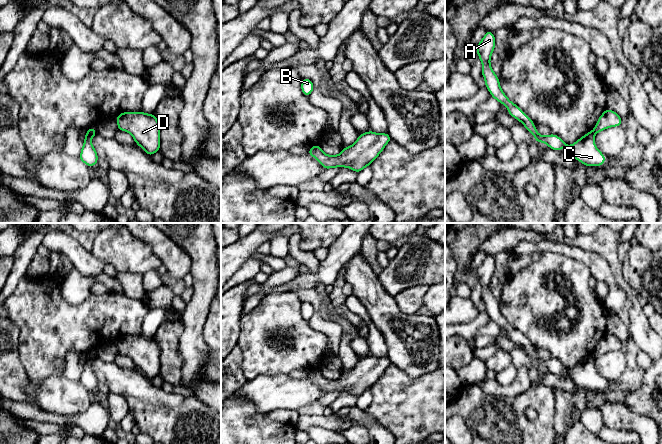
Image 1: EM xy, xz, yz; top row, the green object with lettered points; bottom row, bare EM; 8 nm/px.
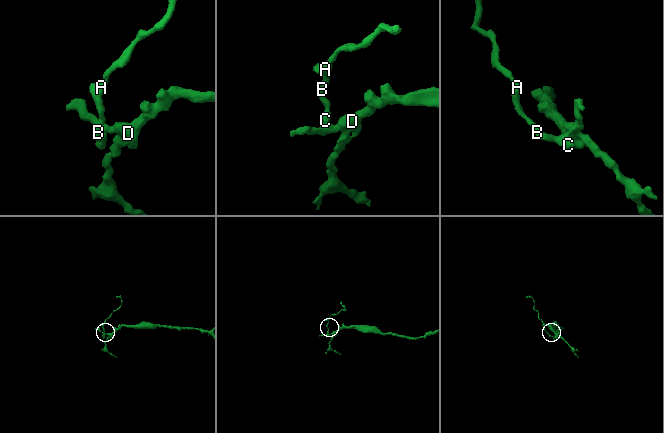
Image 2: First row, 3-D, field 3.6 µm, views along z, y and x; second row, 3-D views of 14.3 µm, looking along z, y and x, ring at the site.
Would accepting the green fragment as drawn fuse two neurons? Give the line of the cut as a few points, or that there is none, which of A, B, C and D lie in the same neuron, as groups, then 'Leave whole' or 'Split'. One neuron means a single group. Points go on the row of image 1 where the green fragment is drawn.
Split along yz (592, 131), (595, 133). Groups: A B C / D. Split

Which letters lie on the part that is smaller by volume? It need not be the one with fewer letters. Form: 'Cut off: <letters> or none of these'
Cut off: A, B, C

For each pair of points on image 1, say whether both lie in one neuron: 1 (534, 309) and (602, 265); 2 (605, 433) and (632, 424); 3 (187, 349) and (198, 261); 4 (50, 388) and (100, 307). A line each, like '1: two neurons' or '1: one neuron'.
1: two neurons
2: two neurons
3: one neuron
4: two neurons

